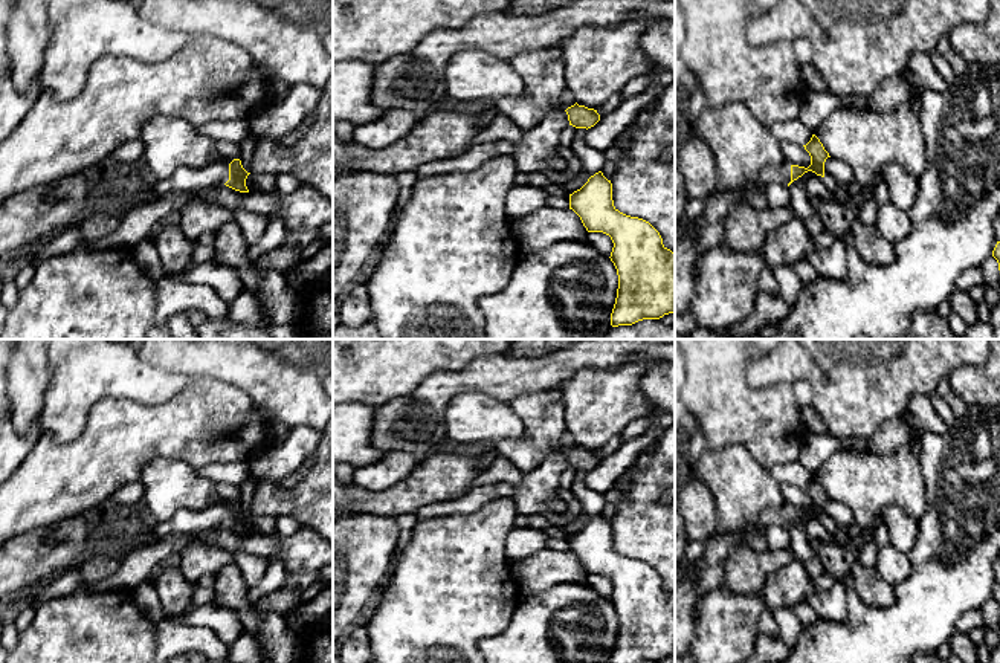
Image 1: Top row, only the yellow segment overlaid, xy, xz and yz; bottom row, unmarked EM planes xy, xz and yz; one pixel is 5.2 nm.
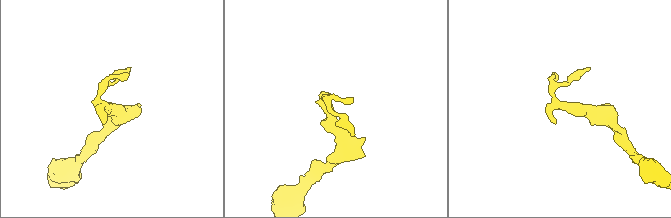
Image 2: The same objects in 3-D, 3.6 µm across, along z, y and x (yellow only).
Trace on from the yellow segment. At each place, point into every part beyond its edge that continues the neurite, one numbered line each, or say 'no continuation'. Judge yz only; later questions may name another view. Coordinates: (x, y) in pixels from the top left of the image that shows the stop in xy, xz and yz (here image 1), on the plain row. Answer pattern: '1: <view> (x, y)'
1: yz (780, 517)

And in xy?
1: xy (212, 517)

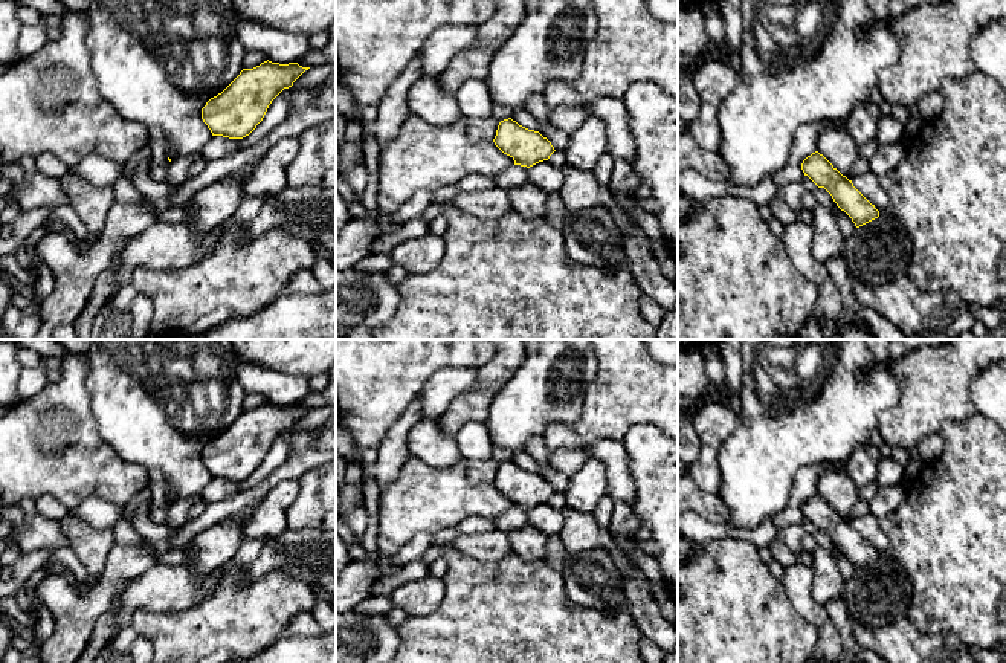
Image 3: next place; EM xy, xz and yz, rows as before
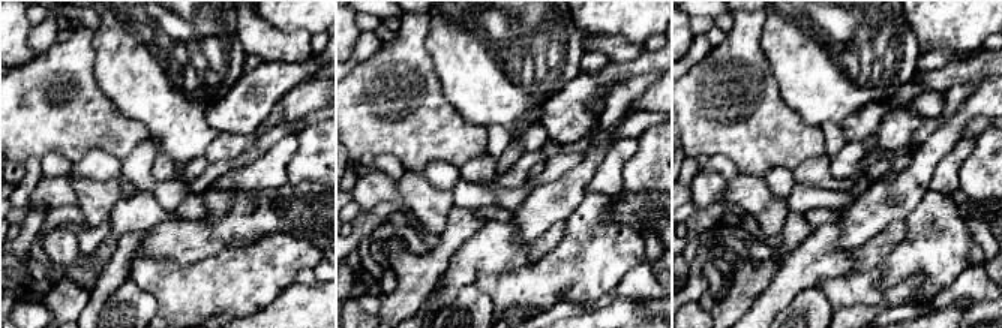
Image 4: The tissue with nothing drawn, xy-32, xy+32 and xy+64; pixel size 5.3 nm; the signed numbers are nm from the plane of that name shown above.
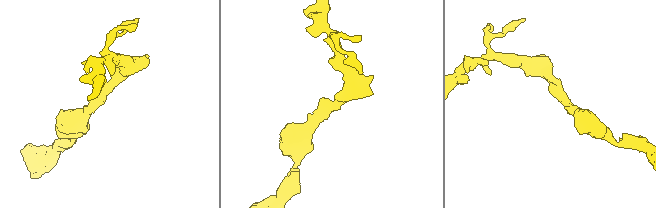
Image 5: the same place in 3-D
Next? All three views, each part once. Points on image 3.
no continuation

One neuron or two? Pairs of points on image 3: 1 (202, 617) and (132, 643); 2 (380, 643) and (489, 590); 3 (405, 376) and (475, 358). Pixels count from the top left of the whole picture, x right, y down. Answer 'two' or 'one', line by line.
1: two
2: two
3: one

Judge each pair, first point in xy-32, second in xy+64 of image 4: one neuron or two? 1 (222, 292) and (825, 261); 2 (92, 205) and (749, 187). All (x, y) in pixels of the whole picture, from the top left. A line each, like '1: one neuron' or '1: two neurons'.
1: two neurons
2: one neuron

